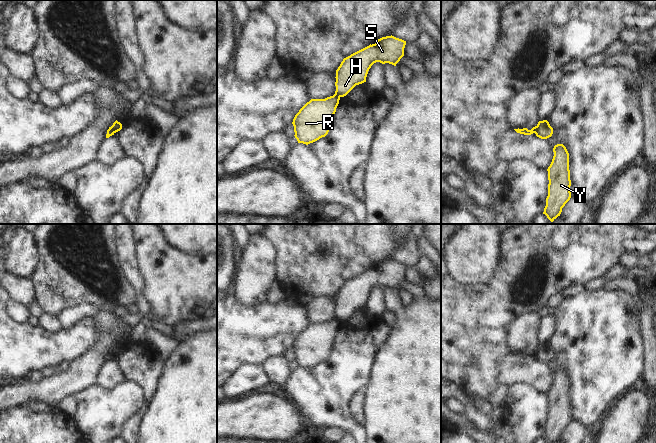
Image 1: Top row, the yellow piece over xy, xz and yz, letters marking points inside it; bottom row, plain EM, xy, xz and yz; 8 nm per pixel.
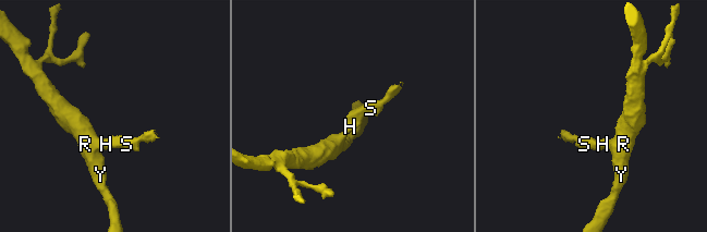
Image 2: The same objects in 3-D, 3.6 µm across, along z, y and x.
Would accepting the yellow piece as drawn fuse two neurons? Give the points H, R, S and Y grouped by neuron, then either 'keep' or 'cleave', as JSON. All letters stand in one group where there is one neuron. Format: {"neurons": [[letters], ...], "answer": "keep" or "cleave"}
{"neurons": [["H", "S"], ["R", "Y"]], "answer": "cleave"}

